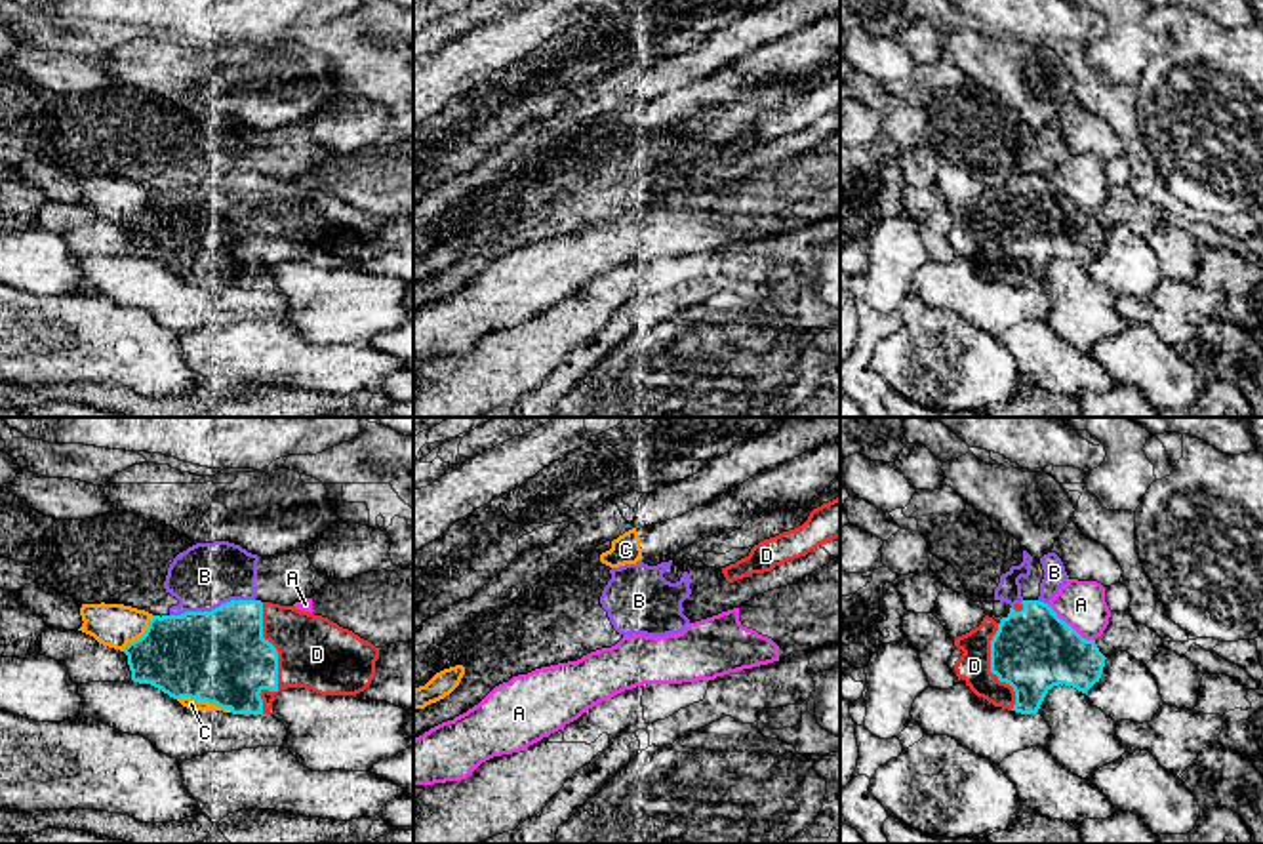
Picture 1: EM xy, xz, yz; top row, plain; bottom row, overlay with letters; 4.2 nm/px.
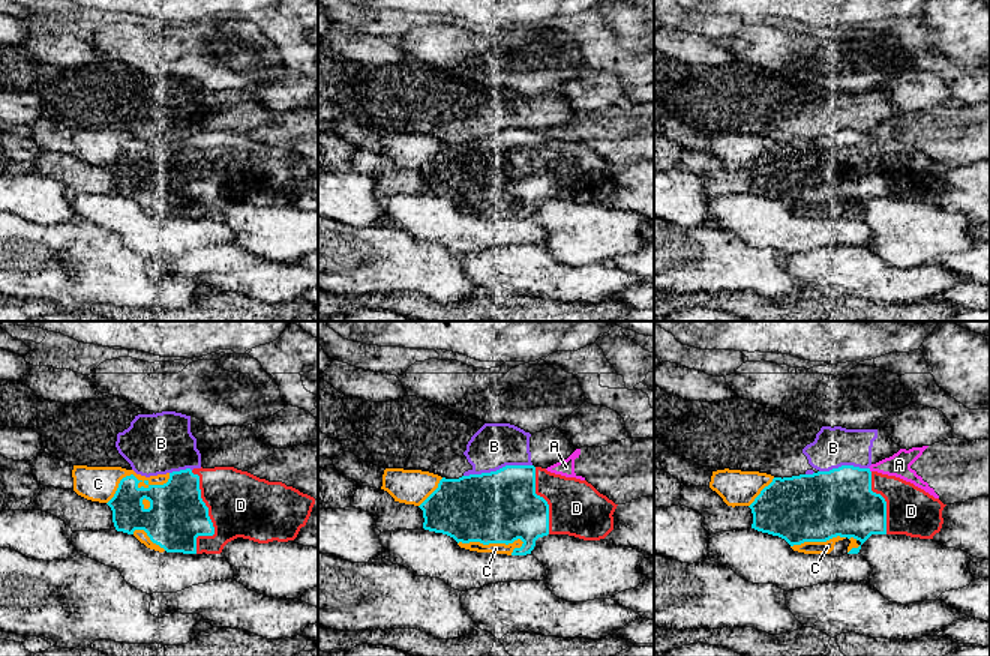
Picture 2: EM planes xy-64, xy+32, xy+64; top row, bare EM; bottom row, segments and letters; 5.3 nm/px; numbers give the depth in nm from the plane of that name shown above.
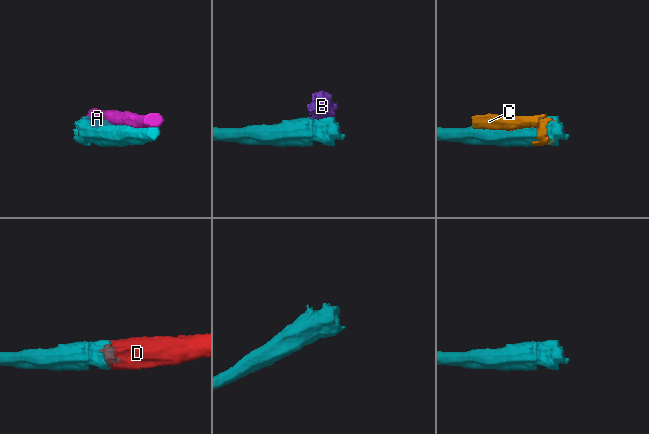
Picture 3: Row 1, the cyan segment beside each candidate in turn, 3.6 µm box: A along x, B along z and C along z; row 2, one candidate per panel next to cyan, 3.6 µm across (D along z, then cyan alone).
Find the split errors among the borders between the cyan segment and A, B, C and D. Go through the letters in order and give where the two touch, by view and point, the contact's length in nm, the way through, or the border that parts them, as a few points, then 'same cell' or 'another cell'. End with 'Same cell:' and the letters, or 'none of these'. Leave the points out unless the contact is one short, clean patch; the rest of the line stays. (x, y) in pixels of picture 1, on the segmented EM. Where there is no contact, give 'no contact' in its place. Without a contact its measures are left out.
A: yz (1069, 625) | 260 nm | another cell
B: xy (212, 610) | 360 nm | another cell
C: xy (204, 700) | 240 nm | another cell
D: xy (277, 663) | 480 nm | same cell
Same cell: D

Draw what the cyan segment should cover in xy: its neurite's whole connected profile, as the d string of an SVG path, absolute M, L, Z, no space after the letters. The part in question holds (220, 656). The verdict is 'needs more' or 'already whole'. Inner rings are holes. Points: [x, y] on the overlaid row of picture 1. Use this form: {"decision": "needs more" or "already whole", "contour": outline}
{"decision": "needs more", "contour": "M231 600L211 612L154 615L145 634L124 648L131 680L150 684L173 699L208 701L232 714L271 714L274 695L288 688L305 688L320 695L356 695L375 676L379 650L328 617L261 600Z"}

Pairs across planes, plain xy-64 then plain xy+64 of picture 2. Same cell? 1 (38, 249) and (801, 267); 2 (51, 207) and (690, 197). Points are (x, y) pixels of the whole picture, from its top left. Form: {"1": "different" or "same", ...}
{"1": "different", "2": "same"}

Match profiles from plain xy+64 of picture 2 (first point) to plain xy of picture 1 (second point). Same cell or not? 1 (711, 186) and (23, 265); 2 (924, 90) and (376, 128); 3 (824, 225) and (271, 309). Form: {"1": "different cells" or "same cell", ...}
{"1": "different cells", "2": "same cell", "3": "same cell"}

